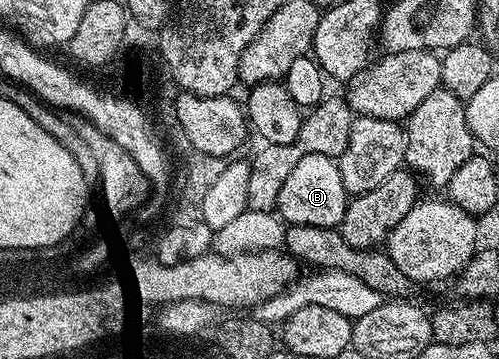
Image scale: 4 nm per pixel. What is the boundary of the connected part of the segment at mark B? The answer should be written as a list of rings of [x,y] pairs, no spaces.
[[[305,154],[291,171],[280,178],[281,186],[277,189],[277,207],[281,221],[290,225],[306,225],[307,227],[327,227],[336,229],[341,224],[347,204],[347,194],[344,189],[344,177],[340,175],[338,162],[332,157],[319,154]]]

